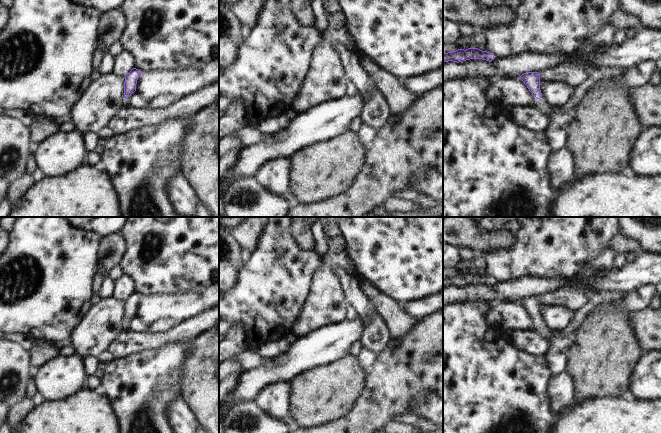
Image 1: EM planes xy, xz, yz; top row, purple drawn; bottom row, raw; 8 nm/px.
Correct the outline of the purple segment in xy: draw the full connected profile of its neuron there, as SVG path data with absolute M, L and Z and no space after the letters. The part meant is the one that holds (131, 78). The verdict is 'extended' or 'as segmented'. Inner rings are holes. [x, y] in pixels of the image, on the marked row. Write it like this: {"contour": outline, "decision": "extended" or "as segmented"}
{"contour": "M133 68L129 73L126 74L125 82L124 82L124 98L125 99L136 91L137 80L141 72L142 71L136 68Z", "decision": "as segmented"}

